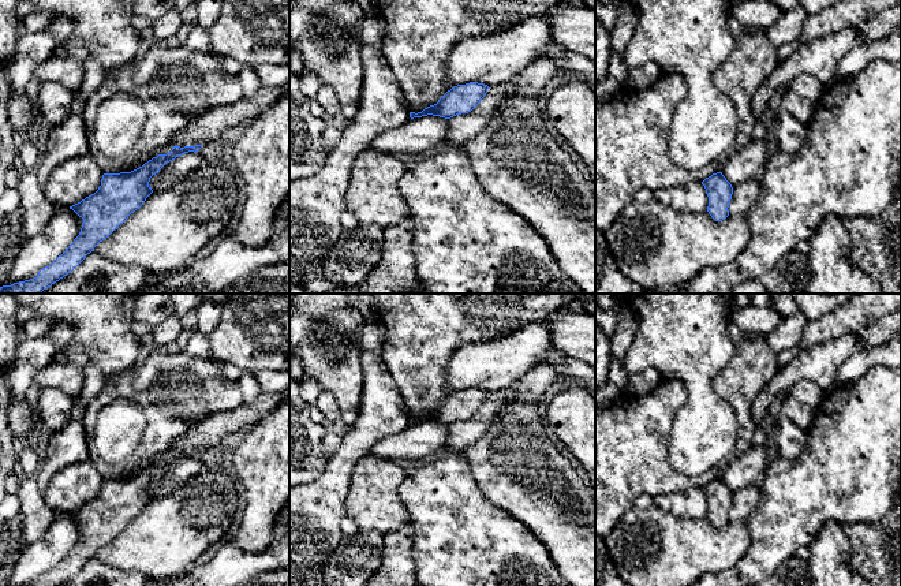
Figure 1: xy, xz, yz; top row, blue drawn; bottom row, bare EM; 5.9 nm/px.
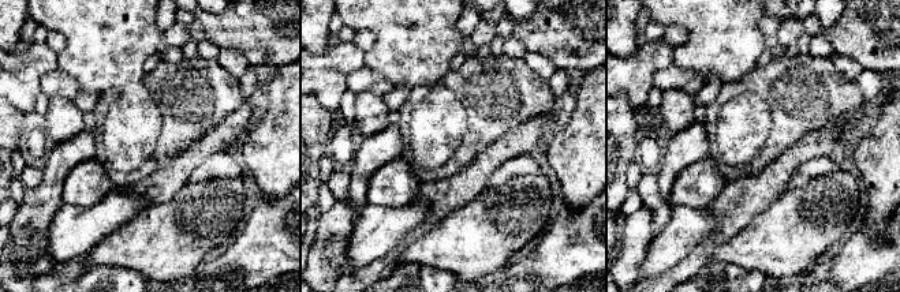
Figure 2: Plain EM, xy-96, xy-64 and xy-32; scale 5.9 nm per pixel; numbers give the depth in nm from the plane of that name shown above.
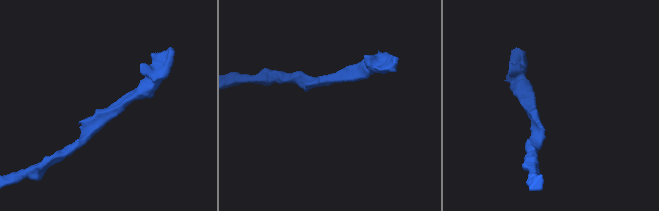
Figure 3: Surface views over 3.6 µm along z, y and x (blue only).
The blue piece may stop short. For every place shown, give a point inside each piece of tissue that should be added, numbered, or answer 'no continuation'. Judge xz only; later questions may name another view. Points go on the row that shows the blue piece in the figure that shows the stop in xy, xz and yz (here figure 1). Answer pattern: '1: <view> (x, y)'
no continuation

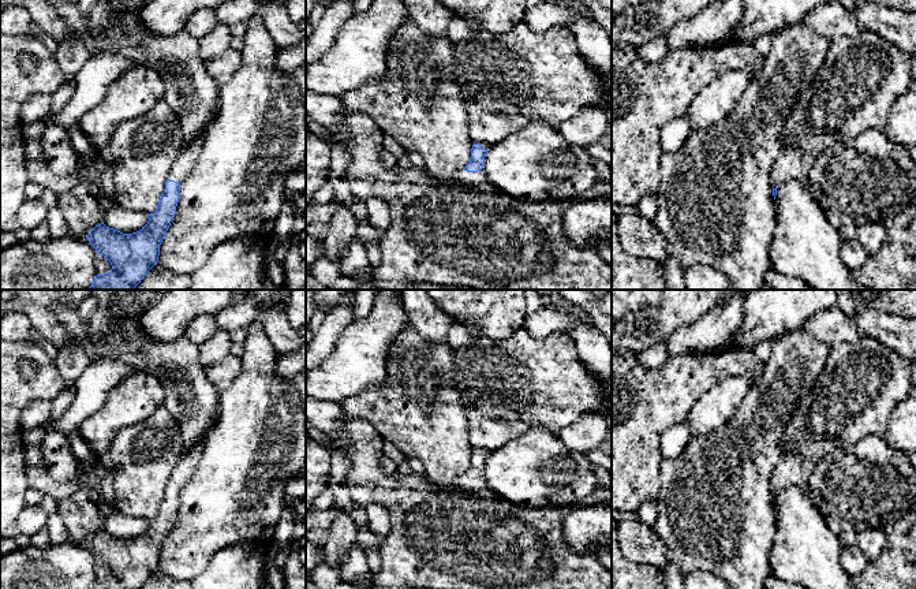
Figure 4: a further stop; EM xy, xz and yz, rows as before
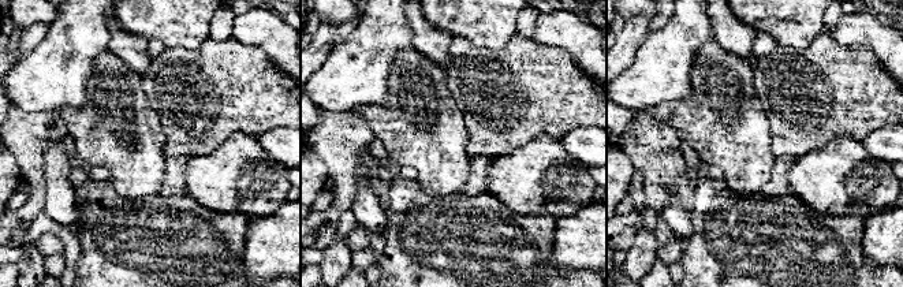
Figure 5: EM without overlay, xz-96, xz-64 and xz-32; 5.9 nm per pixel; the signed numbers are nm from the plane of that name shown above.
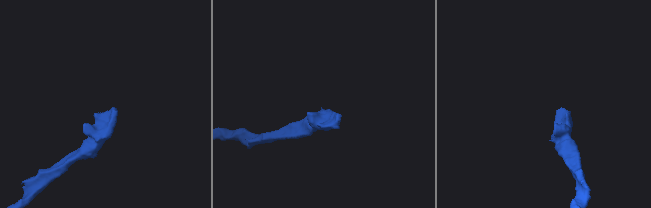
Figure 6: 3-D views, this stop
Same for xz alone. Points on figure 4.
1: xz (481, 175)

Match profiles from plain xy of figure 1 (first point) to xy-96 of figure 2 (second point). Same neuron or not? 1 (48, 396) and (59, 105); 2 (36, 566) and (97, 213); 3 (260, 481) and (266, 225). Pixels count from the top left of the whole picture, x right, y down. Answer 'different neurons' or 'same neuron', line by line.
1: same neuron
2: same neuron
3: different neurons

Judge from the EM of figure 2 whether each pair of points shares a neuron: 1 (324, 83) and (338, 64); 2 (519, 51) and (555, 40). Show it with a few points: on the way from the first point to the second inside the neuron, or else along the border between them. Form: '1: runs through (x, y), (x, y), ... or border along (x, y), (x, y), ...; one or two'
1: runs through (324, 79), (333, 68); one
2: border along (512, 34), (527, 49); two

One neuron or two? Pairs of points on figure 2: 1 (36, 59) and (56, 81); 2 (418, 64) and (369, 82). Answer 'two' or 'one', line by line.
1: two
2: two

